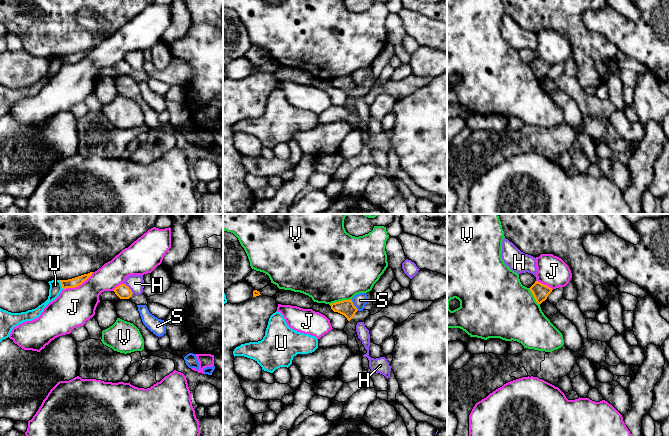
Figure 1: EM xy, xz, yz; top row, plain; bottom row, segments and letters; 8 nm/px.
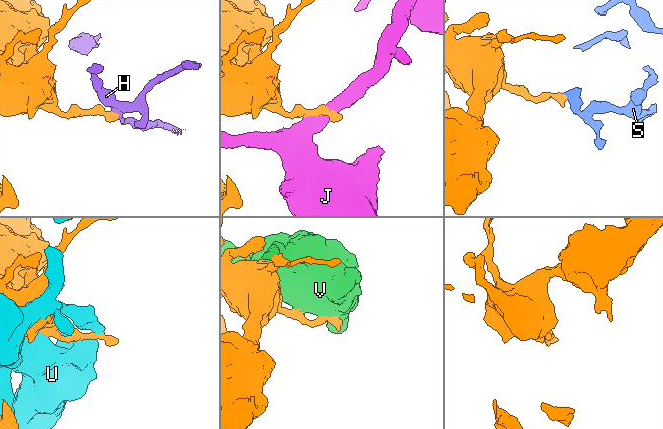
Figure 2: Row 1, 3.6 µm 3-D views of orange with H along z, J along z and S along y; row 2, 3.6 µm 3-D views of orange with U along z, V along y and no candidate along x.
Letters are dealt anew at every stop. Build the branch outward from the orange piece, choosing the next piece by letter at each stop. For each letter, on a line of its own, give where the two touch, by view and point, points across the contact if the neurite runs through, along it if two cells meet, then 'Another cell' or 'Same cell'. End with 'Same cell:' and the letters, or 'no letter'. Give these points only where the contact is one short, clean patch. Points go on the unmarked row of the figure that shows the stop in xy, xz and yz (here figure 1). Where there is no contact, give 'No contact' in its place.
H: Touches orange at xy (128, 64). Boundary: xy (124, 59), (133, 69). Another cell
J: Touches orange at xy (78, 61). Another cell
S: Touches orange at xz (353, 81). Boundary: xz (350, 75), (358, 86). Another cell
U: Touches orange at xy (61, 60). Another cell
V: Touches orange at xz (340, 77). Another cell
Same cell: no letter

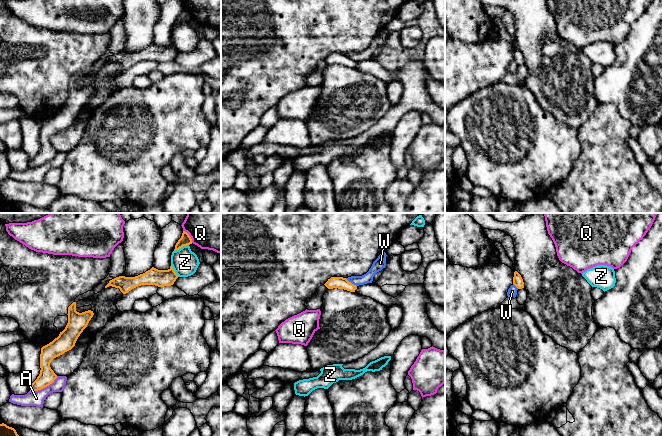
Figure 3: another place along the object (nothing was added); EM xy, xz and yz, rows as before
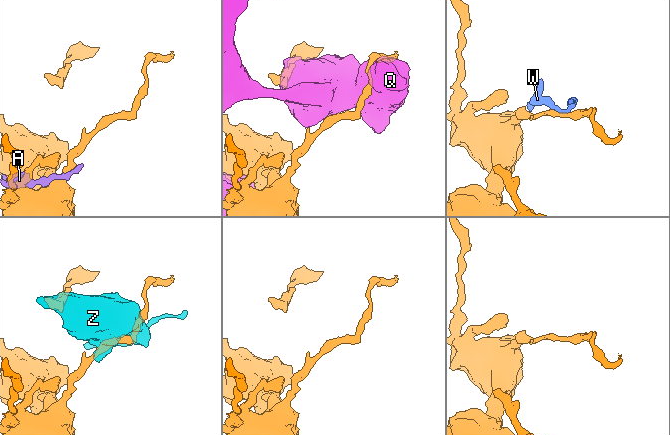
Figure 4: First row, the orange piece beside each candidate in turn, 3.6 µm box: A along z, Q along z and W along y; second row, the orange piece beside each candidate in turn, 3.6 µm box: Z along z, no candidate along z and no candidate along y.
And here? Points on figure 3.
A: Touches orange at xy (44, 163). Another cell
Q: Touches orange at xy (189, 12). Another cell
W: Touches orange at xz (350, 58). Boundary: xz (345, 54), (356, 62). Another cell
Z: Touches orange at xy (181, 23). Boundary: xy (188, 20), (174, 27). Another cell
Same cell: no letter

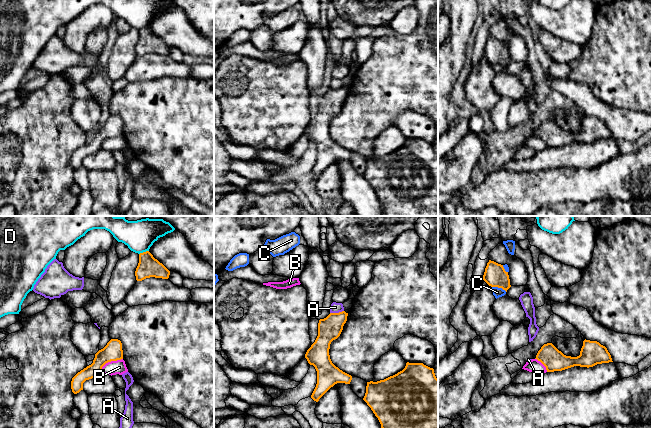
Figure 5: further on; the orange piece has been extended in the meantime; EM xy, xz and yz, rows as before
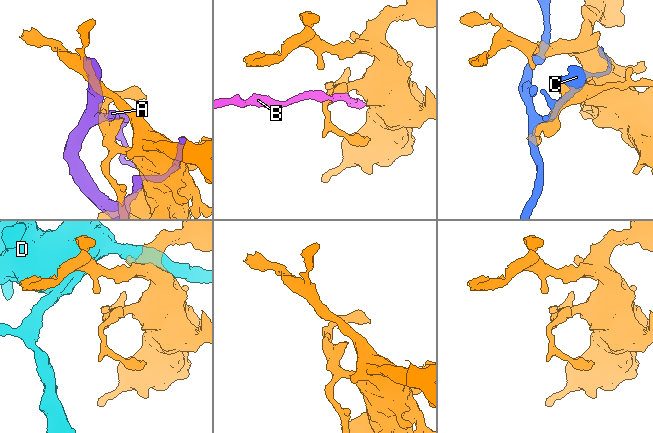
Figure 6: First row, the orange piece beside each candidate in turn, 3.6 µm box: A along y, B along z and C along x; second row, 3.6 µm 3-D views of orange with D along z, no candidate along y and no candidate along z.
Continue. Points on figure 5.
A: Touches orange at xz (336, 89). Another cell
B: Touches orange at xy (109, 137). Boundary: xy (122, 134), (116, 137), (108, 137), (100, 148). Another cell
C: Touches orange at yz (499, 63). Another cell
D: Touches orange at xy (143, 28). Another cell
Same cell: no letter

